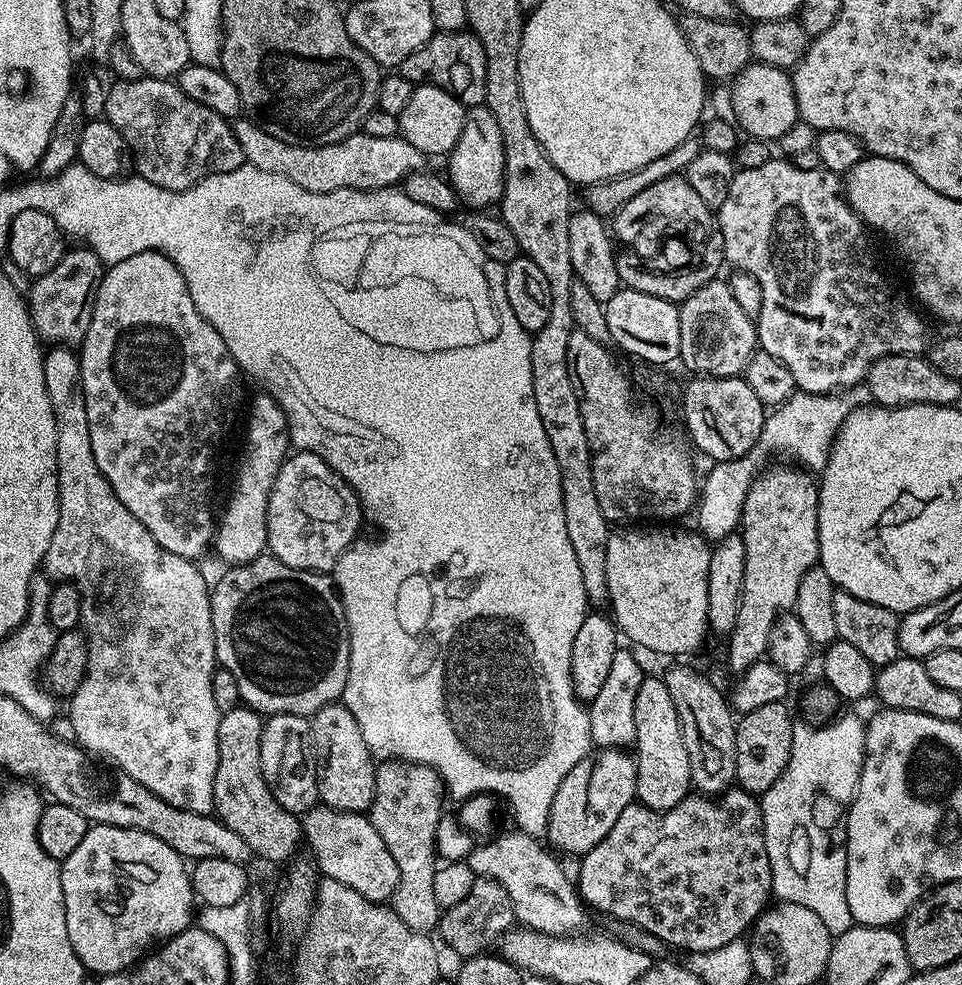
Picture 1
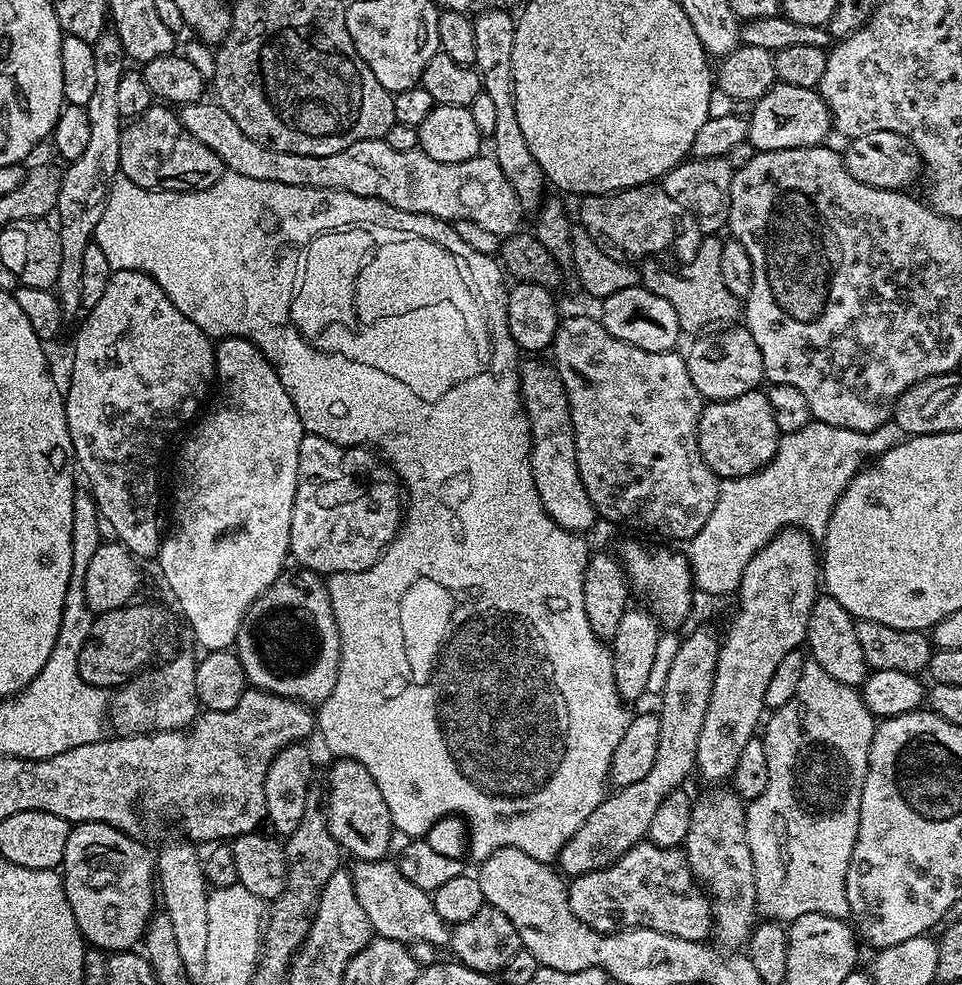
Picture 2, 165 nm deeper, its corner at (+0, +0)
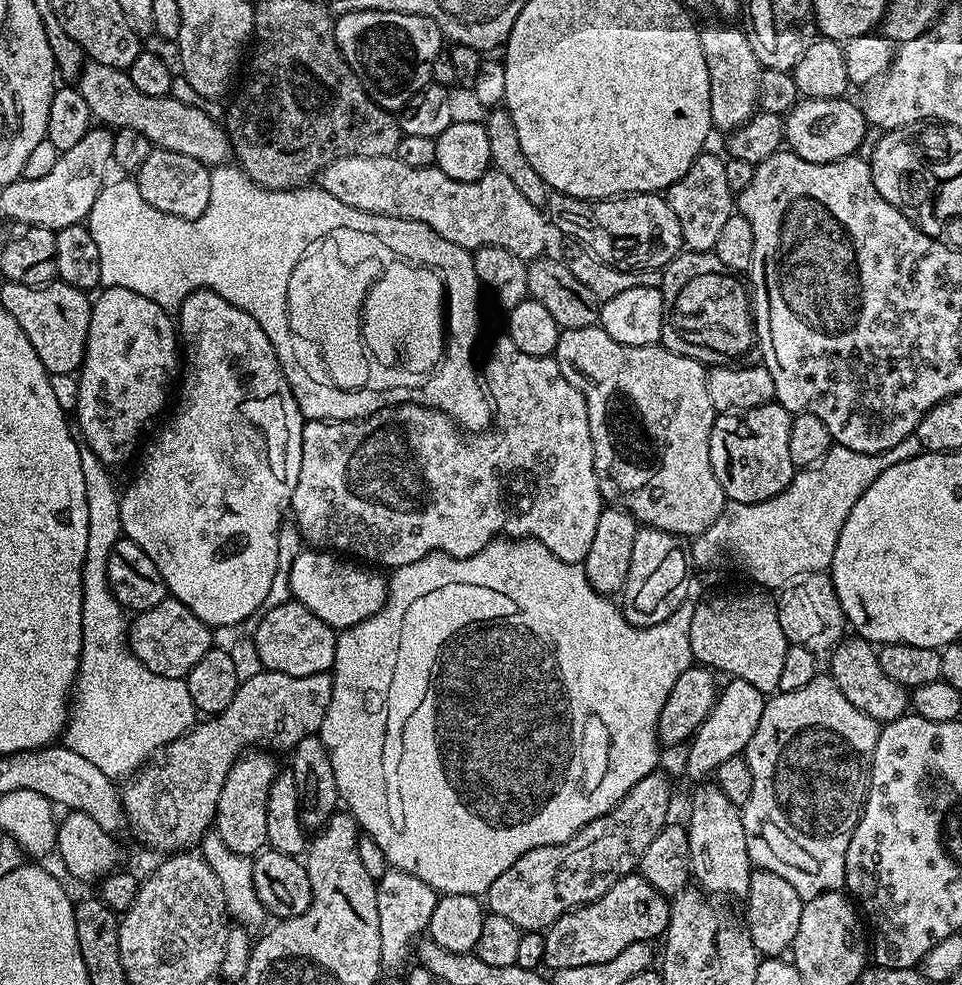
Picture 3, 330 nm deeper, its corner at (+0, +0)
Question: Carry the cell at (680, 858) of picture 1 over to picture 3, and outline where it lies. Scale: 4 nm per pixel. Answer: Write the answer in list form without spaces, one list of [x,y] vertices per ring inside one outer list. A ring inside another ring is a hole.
[[[633,874],[614,882],[602,898],[592,904],[583,904],[571,912],[562,914],[544,932],[546,954],[544,964],[549,969],[569,968],[570,966],[590,966],[598,962],[610,962],[610,958],[622,954],[626,946],[643,940],[652,942],[663,937],[668,928],[669,897],[663,896],[646,878]]]

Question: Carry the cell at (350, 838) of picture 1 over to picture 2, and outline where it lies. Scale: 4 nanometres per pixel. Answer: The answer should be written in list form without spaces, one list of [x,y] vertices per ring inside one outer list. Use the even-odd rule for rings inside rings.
[[[391,859],[356,860],[350,871],[354,882],[354,894],[358,896],[358,906],[366,910],[370,926],[376,936],[390,938],[406,945],[432,944],[437,950],[443,949],[450,940],[449,925],[438,918],[431,895],[423,892],[414,882],[410,882],[400,872],[399,863]]]

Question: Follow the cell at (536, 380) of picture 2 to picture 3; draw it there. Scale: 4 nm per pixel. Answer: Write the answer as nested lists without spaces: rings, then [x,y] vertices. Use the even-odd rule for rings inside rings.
[[[500,334],[493,342],[488,357],[482,360],[482,380],[492,402],[492,423],[487,430],[479,434],[465,435],[460,425],[447,412],[419,402],[396,404],[393,408],[384,406],[364,420],[305,420],[302,430],[302,466],[298,470],[298,486],[294,486],[290,505],[291,515],[300,528],[303,539],[313,549],[347,554],[373,565],[385,564],[388,570],[418,562],[432,552],[444,552],[454,558],[473,556],[482,551],[489,542],[503,536],[531,538],[542,542],[542,546],[546,546],[546,550],[550,550],[560,560],[571,564],[583,562],[590,550],[590,542],[594,542],[594,530],[598,530],[602,507],[598,478],[594,474],[594,450],[590,442],[588,407],[583,394],[570,386],[570,382],[566,382],[562,370],[552,356],[522,354],[522,350],[518,350],[518,346],[514,346],[514,342],[506,334]]]

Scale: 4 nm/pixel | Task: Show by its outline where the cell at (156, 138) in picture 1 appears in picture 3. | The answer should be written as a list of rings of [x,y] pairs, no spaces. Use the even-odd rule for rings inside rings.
[[[153,147],[146,162],[142,162],[142,166],[134,173],[137,190],[149,206],[182,219],[196,219],[206,210],[210,202],[211,177],[209,165],[186,158],[186,154],[157,147]]]

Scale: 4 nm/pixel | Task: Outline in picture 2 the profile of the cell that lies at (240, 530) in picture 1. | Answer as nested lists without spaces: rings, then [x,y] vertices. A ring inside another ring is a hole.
[[[225,336],[215,349],[214,380],[217,385],[224,385],[216,401],[215,396],[211,401],[212,409],[203,413],[204,421],[202,416],[191,429],[192,437],[180,452],[180,465],[176,468],[180,485],[172,508],[172,529],[169,532],[167,529],[161,539],[158,557],[160,572],[204,652],[231,649],[246,610],[285,571],[284,559],[287,561],[290,556],[290,518],[300,461],[298,446],[306,434],[274,366],[249,340]]]

